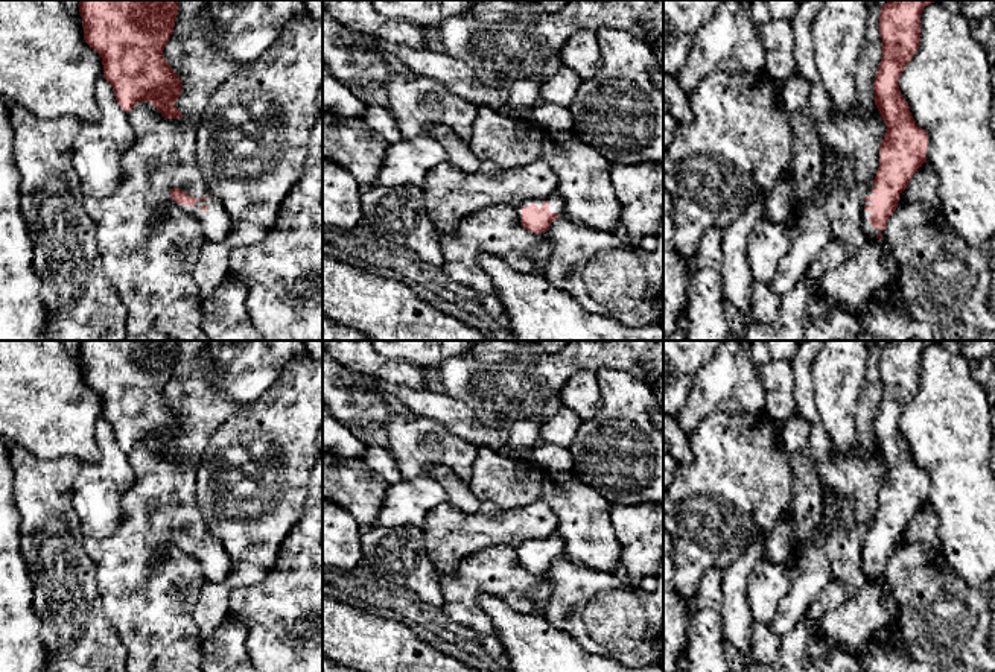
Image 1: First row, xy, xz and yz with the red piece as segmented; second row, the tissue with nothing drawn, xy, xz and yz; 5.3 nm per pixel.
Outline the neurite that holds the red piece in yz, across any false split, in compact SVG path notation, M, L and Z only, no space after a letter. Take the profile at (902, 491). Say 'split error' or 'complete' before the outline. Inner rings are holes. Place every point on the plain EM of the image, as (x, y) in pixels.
split error | M887 341L879 354L882 398L875 417L875 445L887 473L879 488L879 509L861 547L864 575L881 579L898 549L899 535L927 503L928 474L916 465L898 427L920 383L920 354L937 341Z

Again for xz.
split error | M555 531L545 540L525 541L516 549L517 559L525 570L542 575L551 564L564 553L566 543Z

